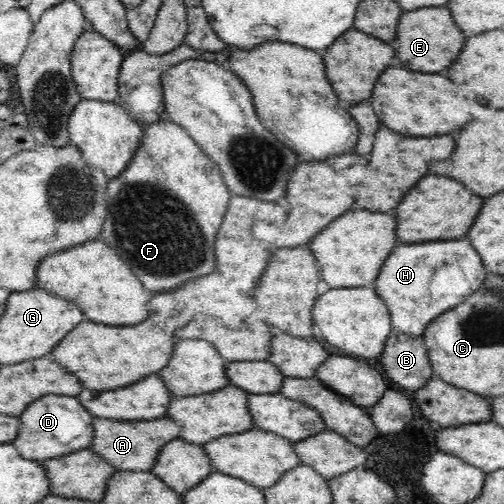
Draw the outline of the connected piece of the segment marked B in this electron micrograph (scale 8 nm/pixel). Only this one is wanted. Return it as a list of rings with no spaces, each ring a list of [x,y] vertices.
[[[392,330],[379,357],[383,374],[410,391],[424,386],[434,375],[421,337]]]

